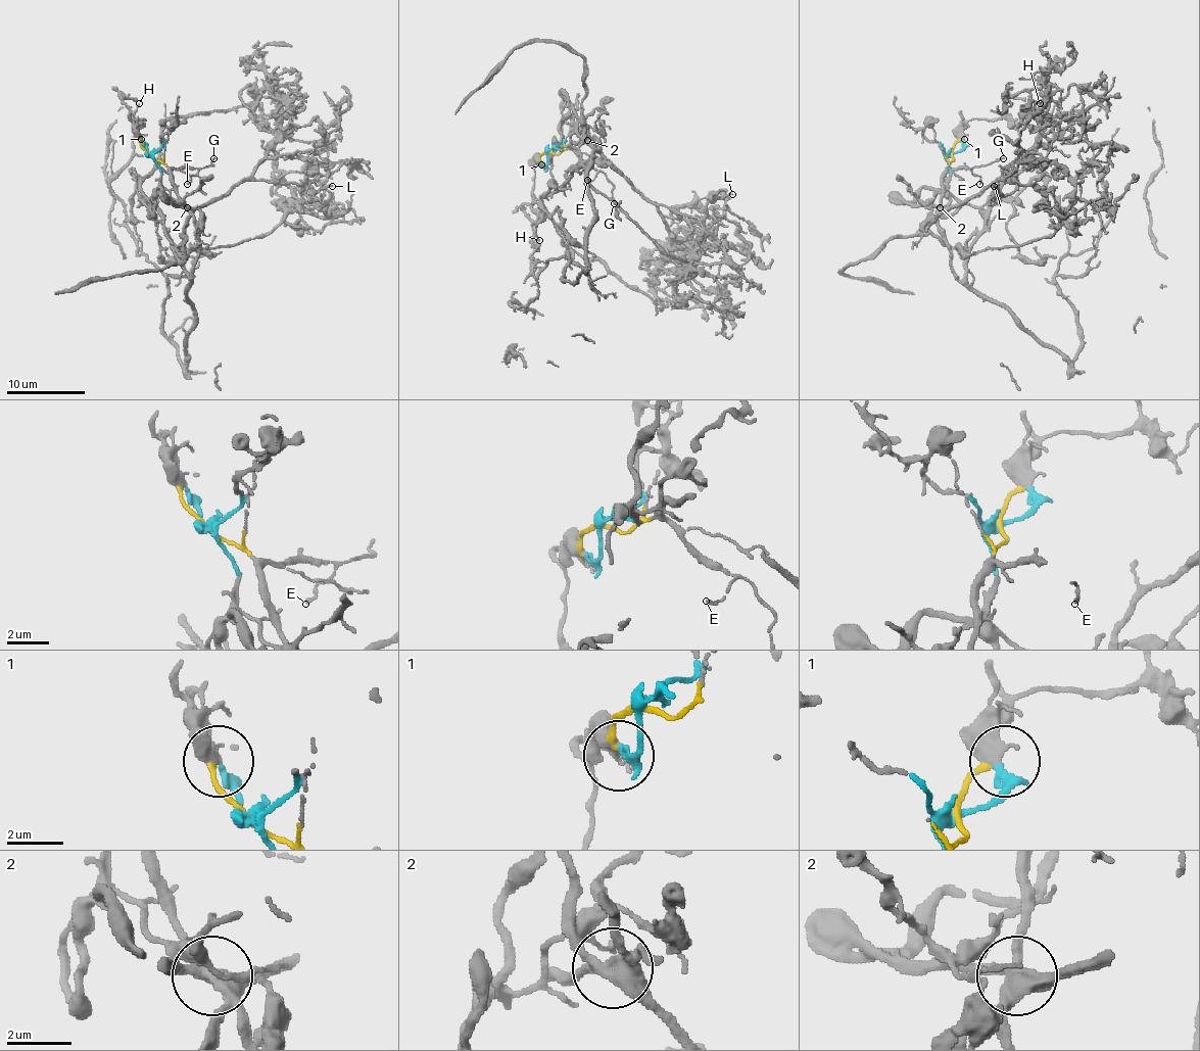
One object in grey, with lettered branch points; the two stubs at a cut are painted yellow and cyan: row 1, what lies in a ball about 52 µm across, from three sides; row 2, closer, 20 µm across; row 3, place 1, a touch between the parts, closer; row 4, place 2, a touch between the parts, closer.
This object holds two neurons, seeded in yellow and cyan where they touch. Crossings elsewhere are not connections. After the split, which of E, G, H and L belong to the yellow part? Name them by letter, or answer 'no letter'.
E, G

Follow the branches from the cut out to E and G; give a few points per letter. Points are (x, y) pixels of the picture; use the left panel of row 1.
E: (147, 154), (171, 166), (196, 169), (198, 172), (187, 184)
G: (147, 154), (171, 166), (200, 169), (212, 164), (214, 158)

